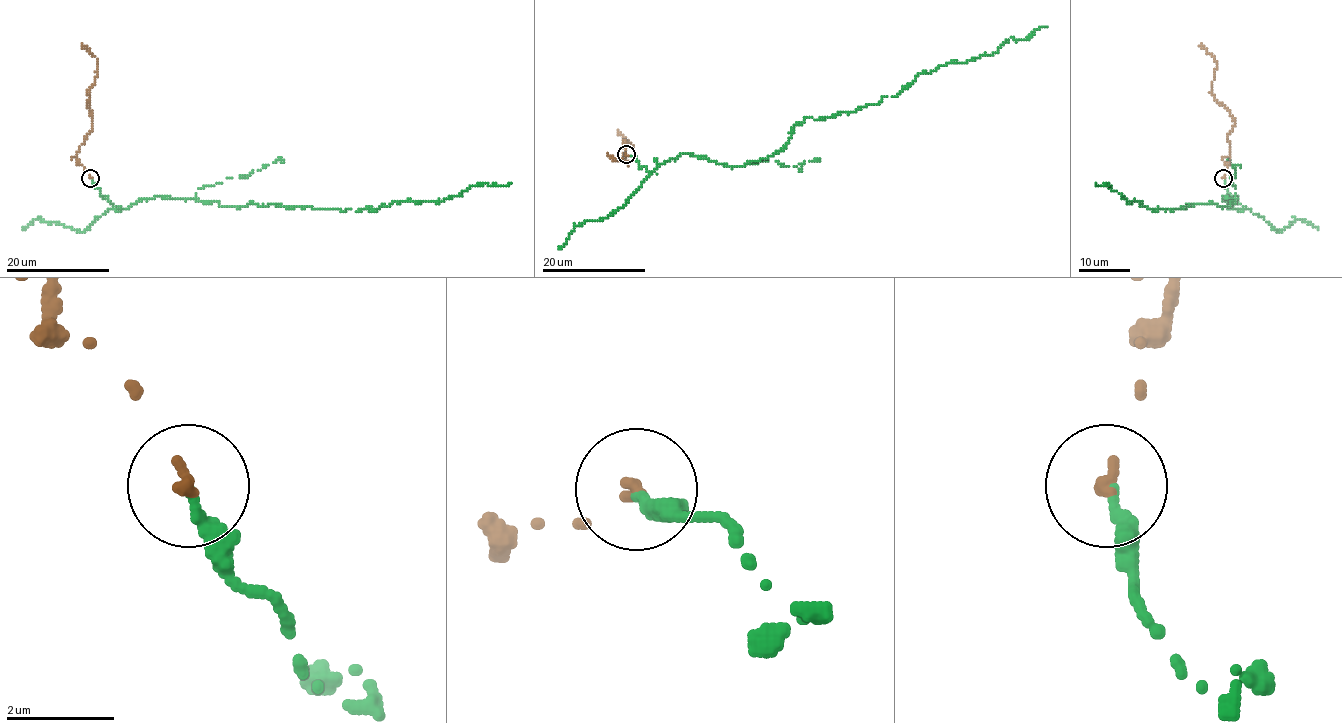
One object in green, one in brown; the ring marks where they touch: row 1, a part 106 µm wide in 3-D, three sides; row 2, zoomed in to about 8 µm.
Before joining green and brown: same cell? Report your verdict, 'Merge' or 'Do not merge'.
Merge

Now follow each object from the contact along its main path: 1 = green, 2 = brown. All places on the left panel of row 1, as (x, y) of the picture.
1: (90, 178), (126, 209), (160, 195), (359, 211), (510, 182)
2: (90, 178), (78, 164), (77, 154), (93, 128), (88, 94), (95, 81), (98, 63), (81, 45)

